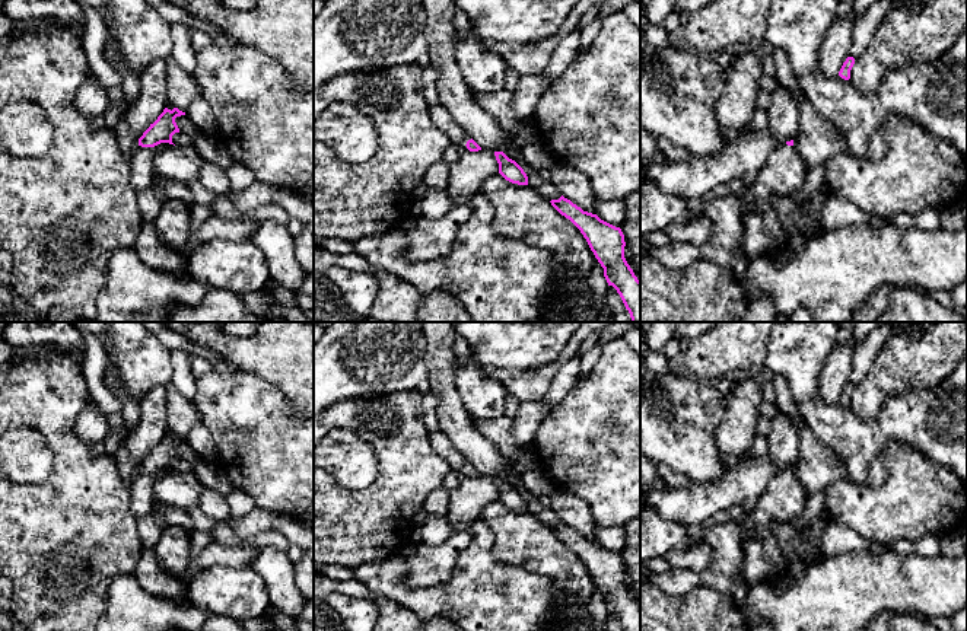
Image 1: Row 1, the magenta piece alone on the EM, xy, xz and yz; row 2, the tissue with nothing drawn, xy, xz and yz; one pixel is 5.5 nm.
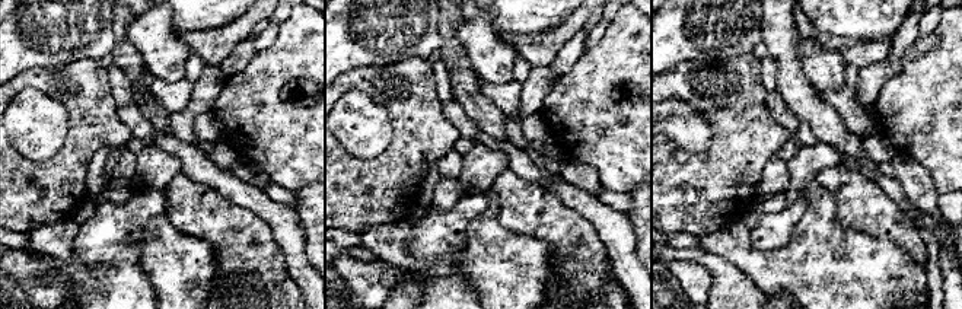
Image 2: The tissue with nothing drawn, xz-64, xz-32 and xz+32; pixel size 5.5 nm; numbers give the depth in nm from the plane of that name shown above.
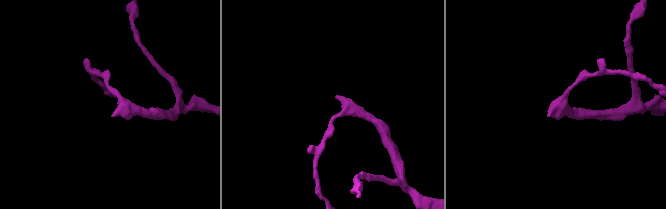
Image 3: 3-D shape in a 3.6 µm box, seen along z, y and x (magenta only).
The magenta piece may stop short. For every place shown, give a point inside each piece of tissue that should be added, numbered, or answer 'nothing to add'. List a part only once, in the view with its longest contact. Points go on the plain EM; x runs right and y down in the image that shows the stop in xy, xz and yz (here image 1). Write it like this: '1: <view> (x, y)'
1: xy (142, 497)

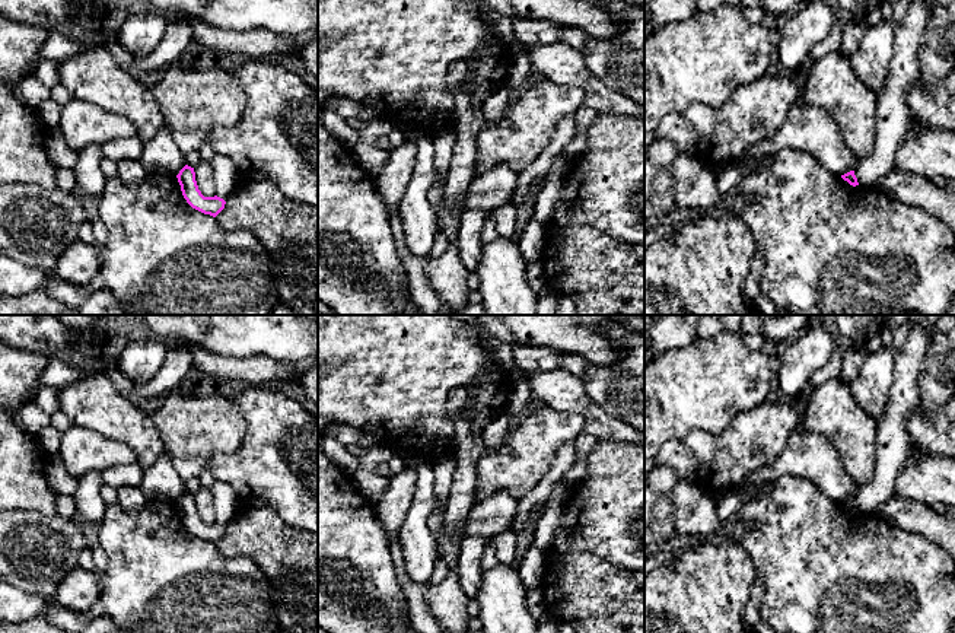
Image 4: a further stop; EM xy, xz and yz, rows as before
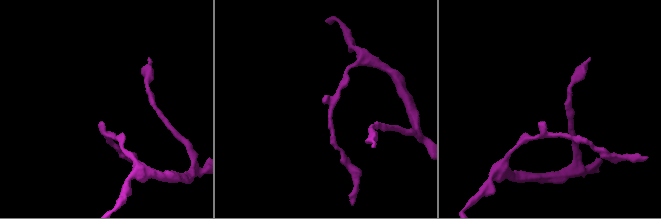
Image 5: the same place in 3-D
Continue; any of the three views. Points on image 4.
nothing to add

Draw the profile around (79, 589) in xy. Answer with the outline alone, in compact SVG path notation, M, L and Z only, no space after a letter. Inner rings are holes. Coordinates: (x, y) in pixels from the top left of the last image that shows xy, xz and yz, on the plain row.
M76 566L60 582L54 598L63 607L85 611L95 605L99 594L101 582L98 573Z

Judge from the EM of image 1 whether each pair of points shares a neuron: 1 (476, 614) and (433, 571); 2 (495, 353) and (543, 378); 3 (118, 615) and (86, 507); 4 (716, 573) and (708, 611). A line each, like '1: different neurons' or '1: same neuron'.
1: different neurons
2: different neurons
3: different neurons
4: different neurons

